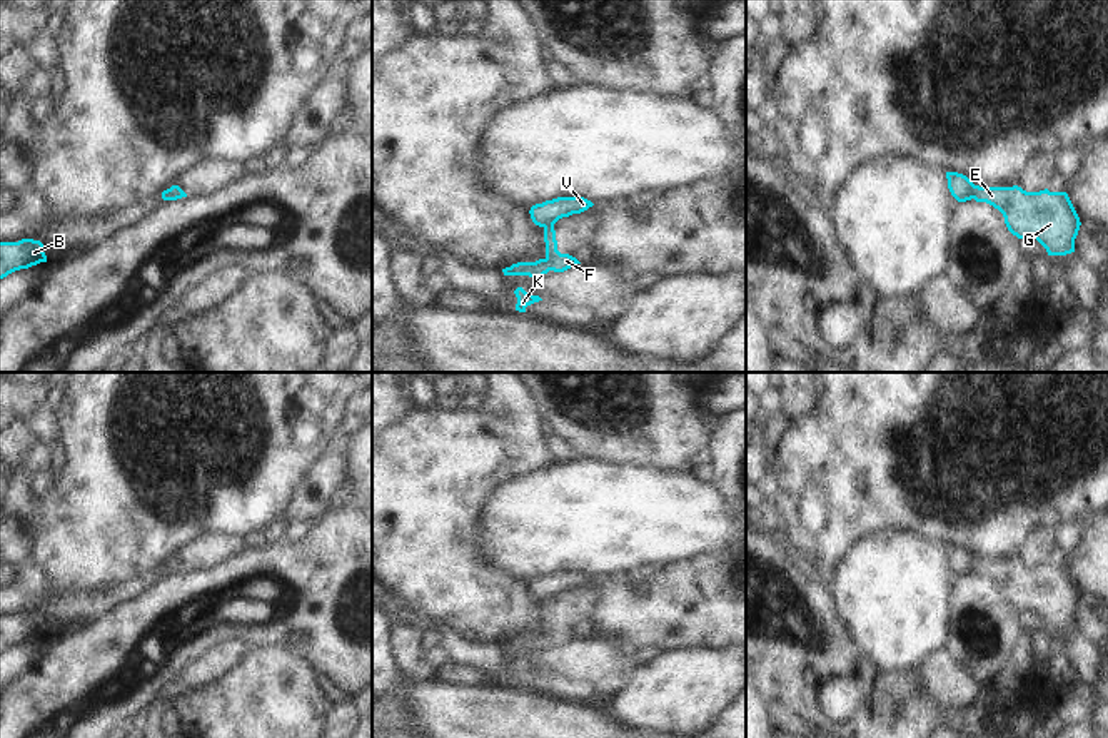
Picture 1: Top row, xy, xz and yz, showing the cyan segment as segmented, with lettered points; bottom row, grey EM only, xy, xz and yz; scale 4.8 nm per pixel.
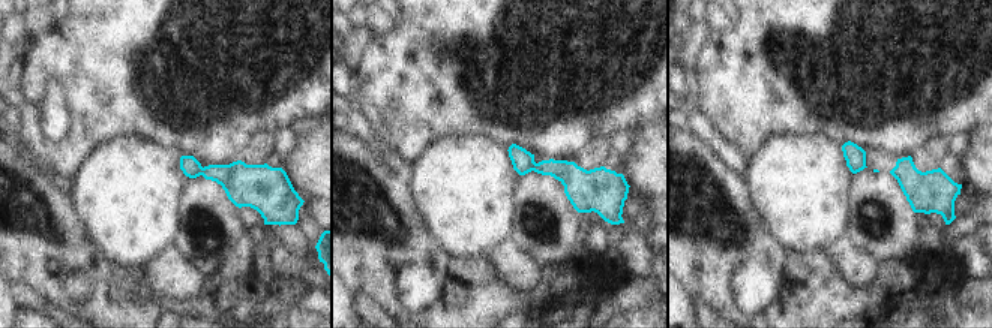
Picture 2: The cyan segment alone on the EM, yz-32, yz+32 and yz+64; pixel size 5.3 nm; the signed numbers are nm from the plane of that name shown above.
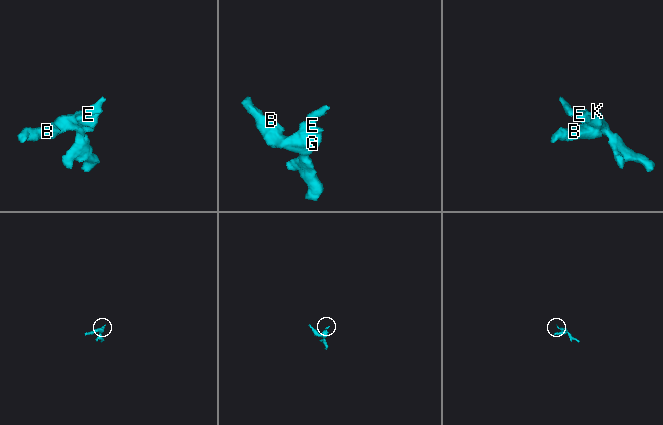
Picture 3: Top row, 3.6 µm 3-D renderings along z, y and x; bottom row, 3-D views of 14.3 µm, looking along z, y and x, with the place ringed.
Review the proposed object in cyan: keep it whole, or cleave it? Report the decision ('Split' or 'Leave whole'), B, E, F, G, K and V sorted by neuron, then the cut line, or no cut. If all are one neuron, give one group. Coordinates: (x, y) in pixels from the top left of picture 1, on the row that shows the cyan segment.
Split. Groups: B E F G K / V. Split along yz (975, 186), (972, 197).

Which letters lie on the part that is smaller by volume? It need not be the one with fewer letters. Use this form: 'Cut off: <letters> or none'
Cut off: V.

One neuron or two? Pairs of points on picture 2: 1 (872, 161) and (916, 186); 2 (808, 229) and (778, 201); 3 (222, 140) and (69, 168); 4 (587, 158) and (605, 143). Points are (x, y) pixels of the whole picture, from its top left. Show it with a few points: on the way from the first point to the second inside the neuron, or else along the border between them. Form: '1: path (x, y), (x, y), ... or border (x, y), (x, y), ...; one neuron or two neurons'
1: path (883, 164), (896, 166), (905, 175); one neuron
2: path (800, 222), (785, 207); one neuron
3: path (182, 135), (159, 125), (101, 128); one neuron
4: path (592, 156), (601, 147); one neuron

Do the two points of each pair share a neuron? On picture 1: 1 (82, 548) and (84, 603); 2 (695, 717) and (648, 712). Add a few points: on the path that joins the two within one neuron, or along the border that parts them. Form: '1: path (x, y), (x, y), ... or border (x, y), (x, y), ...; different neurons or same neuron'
1: border (122, 580), (104, 588), (45, 595); different neurons
2: path (683, 712), (659, 712); same neuron

